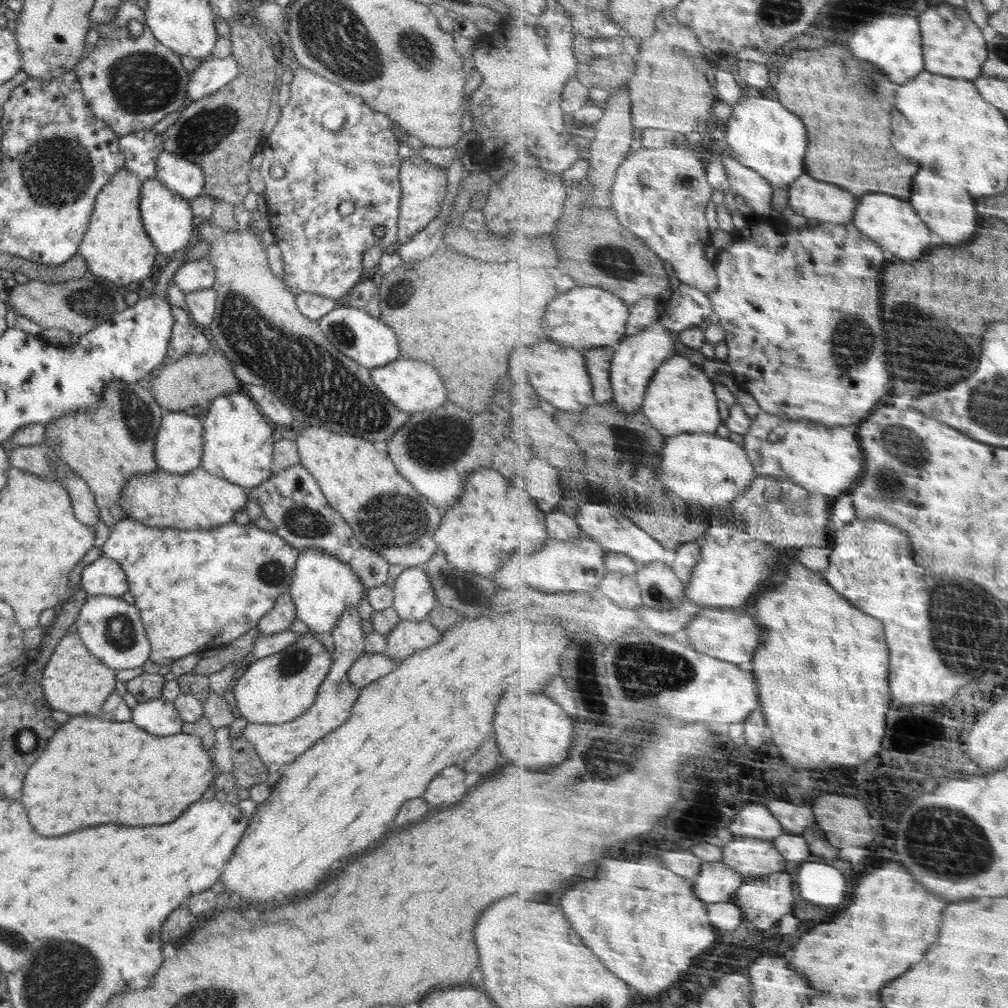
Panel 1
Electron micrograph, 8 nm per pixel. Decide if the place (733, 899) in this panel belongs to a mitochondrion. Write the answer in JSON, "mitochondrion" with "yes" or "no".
{"mitochondrion":"no"}

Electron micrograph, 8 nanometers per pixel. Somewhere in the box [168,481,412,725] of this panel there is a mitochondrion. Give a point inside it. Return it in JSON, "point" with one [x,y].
{"point":[302,521]}

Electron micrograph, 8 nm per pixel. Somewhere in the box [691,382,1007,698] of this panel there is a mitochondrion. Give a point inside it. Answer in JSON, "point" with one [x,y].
{"point":[906,449]}

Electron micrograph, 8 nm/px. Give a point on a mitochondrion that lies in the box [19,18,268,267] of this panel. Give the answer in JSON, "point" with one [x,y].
{"point":[143,82]}

